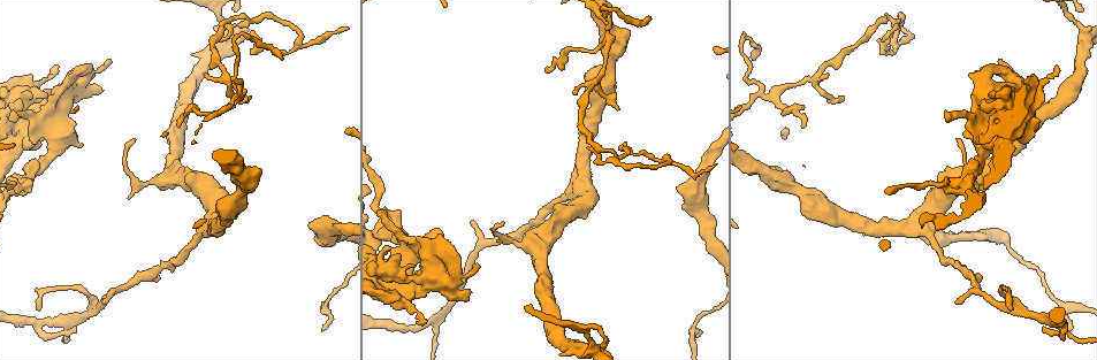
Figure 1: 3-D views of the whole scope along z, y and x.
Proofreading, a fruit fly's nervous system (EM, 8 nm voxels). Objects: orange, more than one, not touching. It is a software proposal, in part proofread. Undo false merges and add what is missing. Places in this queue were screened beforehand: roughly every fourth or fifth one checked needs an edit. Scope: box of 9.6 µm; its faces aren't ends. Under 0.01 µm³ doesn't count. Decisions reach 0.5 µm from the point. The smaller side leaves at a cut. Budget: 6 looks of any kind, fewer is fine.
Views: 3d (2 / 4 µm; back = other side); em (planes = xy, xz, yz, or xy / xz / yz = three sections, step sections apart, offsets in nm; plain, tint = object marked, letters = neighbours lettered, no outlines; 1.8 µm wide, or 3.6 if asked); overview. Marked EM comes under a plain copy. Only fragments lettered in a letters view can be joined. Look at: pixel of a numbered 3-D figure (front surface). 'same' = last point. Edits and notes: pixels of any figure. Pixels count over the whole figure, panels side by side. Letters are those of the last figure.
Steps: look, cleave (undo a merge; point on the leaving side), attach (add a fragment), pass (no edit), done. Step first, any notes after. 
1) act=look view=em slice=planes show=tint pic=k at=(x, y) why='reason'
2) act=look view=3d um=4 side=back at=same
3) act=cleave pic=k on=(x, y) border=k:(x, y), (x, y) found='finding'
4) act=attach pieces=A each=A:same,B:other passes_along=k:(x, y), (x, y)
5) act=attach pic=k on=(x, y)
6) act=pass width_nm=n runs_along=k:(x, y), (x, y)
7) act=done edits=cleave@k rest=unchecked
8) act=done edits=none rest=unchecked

act=look view=em slice=yz step=8 show=letters pic=1 at=(881, 40)

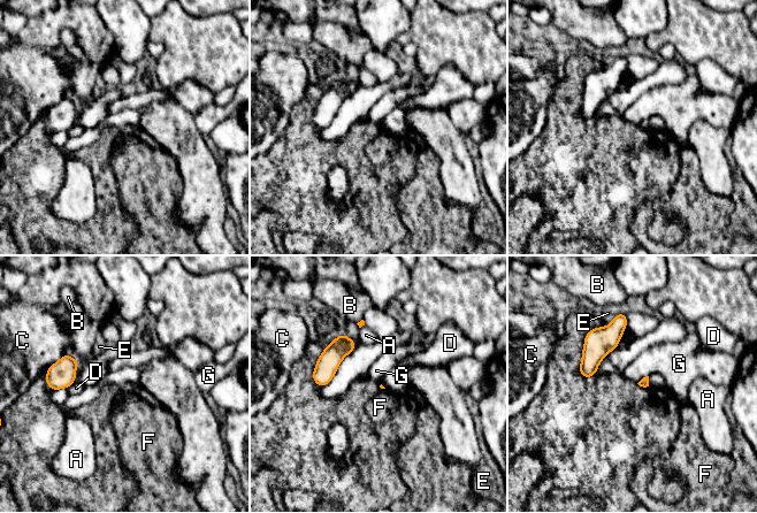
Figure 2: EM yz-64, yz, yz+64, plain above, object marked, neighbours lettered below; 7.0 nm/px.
act=pass longest_contact=C:170nm each=A:other,B:other,C:other,D:other,E:other,F:other,G:other found='none of them fits'

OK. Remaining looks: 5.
act=look view=3d um=4 pic=1 at=(610, 40) why='a narrow waist'

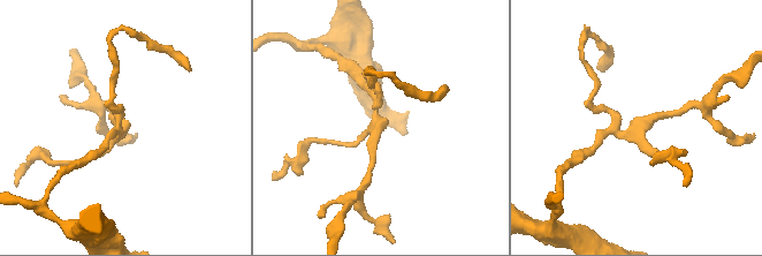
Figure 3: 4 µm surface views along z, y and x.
act=look view=em slice=xy step=16 show=tint pic=3 at=(639, 129) arms=4

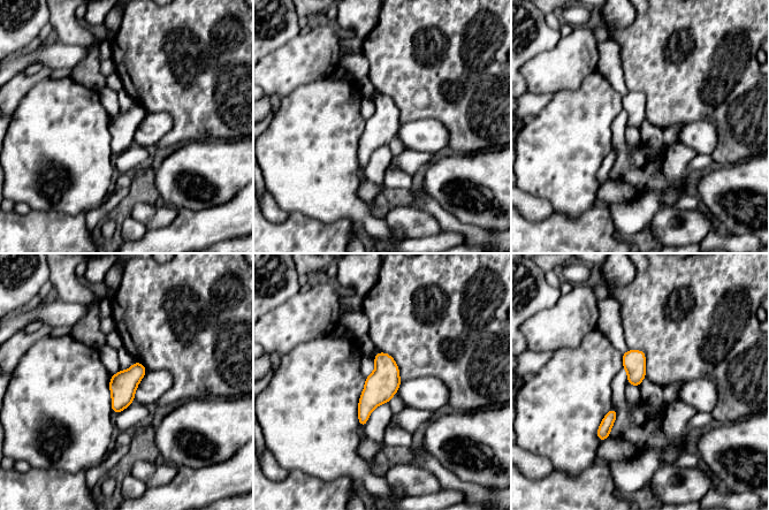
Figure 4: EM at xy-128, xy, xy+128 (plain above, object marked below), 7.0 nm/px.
act=look view=em slice=xy step=16 show=letters at=same

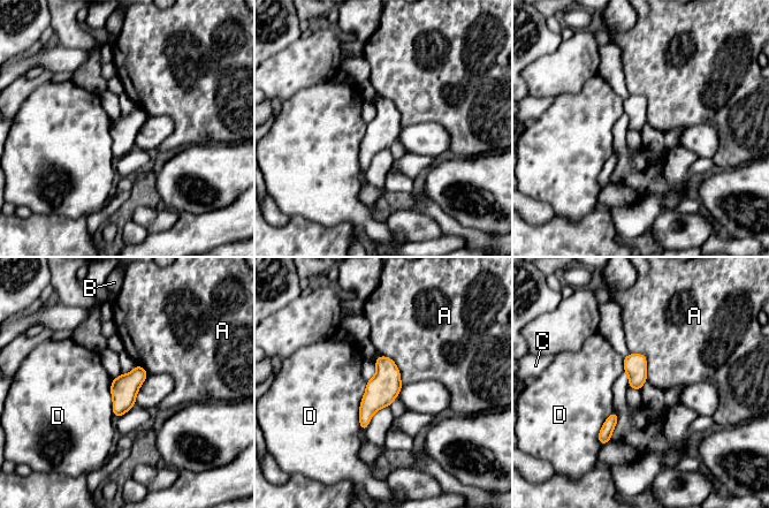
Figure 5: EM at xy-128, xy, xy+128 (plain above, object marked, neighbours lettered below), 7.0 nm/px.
act=pass each=A:other,B:other,C:other,D:other border=5:(630, 353), (645, 356), (647, 380) found='all the same cell'

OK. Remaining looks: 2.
act=look view=3d um=4 pic=1 at=(989, 95) why='free end'

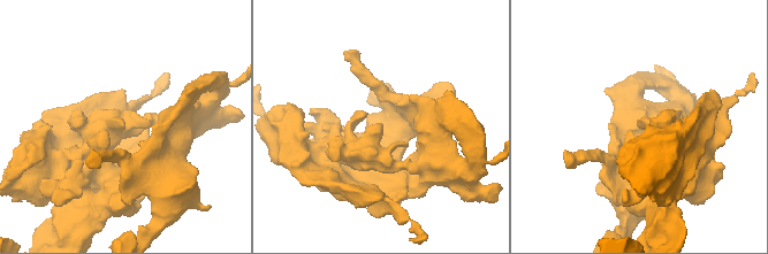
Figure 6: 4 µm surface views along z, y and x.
act=look view=em slice=planes show=letters pic=6 at=(124, 124)

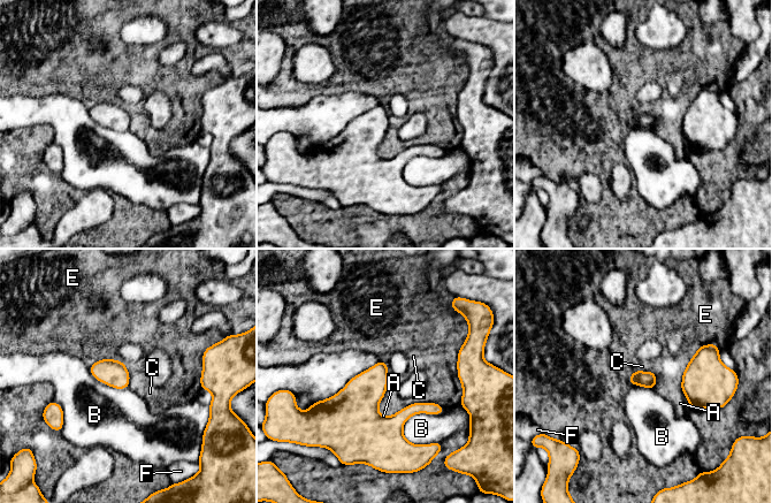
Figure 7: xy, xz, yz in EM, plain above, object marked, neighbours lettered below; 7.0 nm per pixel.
act=pass each=A:other,B:other,C:other,E:other,F:other border=7:(124, 364), (129, 375), (129, 387) found='none of them fits'

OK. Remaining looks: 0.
act=done edits=none rest=unchecked

